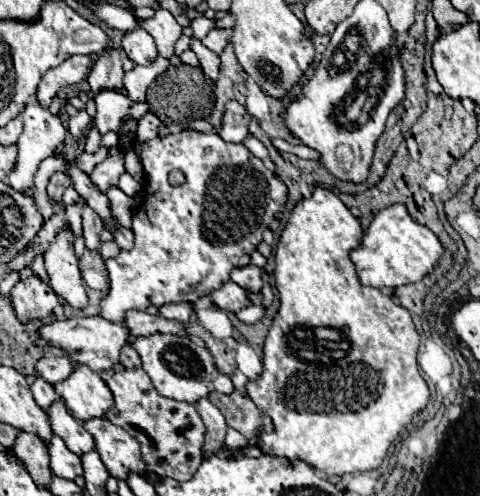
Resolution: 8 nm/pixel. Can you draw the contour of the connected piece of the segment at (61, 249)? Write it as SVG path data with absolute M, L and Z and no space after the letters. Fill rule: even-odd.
M68 230L60 232L54 244L44 254L44 262L50 276L50 288L54 288L54 292L72 308L86 308L88 306L86 286L80 276L72 244L74 244L72 234Z

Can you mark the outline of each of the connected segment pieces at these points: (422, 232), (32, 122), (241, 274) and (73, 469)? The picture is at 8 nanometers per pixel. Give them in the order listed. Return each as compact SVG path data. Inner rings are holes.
M392 204L376 214L362 238L360 248L356 248L350 258L356 264L356 272L364 286L396 288L420 282L434 270L444 252L444 244L428 226L418 224L404 204Z
M32 98L28 102L26 110L22 112L22 122L24 122L24 130L22 130L22 134L18 138L18 158L16 158L16 164L14 164L14 168L12 168L10 176L8 176L10 186L14 190L18 190L18 192L24 192L26 188L32 186L38 164L44 158L48 158L48 156L52 156L56 152L56 148L64 142L64 134L66 134L62 122L60 122L60 116L52 116L50 110L42 108L36 98Z
M254 264L244 266L244 268L236 268L230 278L232 278L232 282L236 282L238 286L242 286L244 290L248 290L252 294L262 292L262 286L264 286L262 270L258 266L254 266Z
M52 436L48 452L50 452L50 468L52 468L54 476L74 480L76 476L84 474L80 456L74 454L74 452L70 452L60 436Z

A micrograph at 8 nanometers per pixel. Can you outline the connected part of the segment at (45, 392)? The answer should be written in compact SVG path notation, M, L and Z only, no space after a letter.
M36 378L36 382L32 384L32 394L34 400L40 408L50 408L50 404L54 404L56 400L60 400L60 396L54 392L54 386L50 382L46 382L44 378Z

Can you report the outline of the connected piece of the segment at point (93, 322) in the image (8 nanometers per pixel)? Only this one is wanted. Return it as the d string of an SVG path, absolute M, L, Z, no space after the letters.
M92 316L92 318L72 318L48 324L42 328L42 338L60 354L68 356L72 362L86 364L88 368L102 372L112 368L120 360L120 350L126 344L130 344L130 330L124 324L112 324L102 316Z

